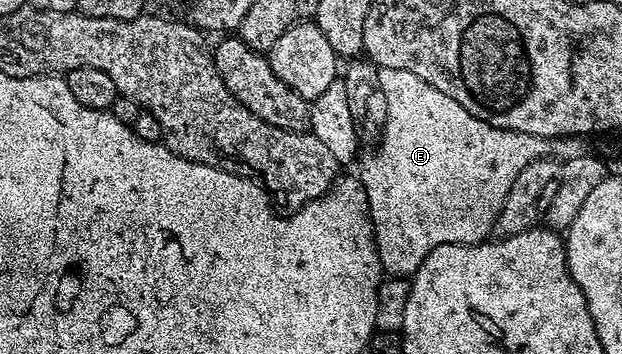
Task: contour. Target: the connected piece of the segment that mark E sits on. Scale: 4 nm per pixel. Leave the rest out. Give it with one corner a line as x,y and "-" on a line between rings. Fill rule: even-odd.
379,68
378,79
383,95
387,99
386,119
380,130
377,142
381,142
378,143
377,150
367,154
365,158
364,156
360,158
361,174
359,174
359,180
367,195
367,212
373,221
373,234
379,251
381,267
390,278
412,278
417,268
423,263
423,259
427,259
427,255
431,255
431,251
440,245
476,245
486,240
494,232
496,219
500,215
501,208
504,207
504,201
511,191
511,185
518,178
519,171
523,167
527,167
529,163
541,158
552,157
556,158
558,162
564,163
592,154
593,149
591,149
590,143
592,140
586,136
555,137
550,140
548,137
527,135
523,131
507,131
503,127
491,127
491,123
483,123
483,119
475,119
475,115
471,115
471,111
467,111
467,107
459,107
459,103
455,103
455,99
451,99
451,95
443,95
443,91
439,91
439,87
431,87
431,83
423,83
423,79
419,79
419,75
411,75
411,71
406,69

